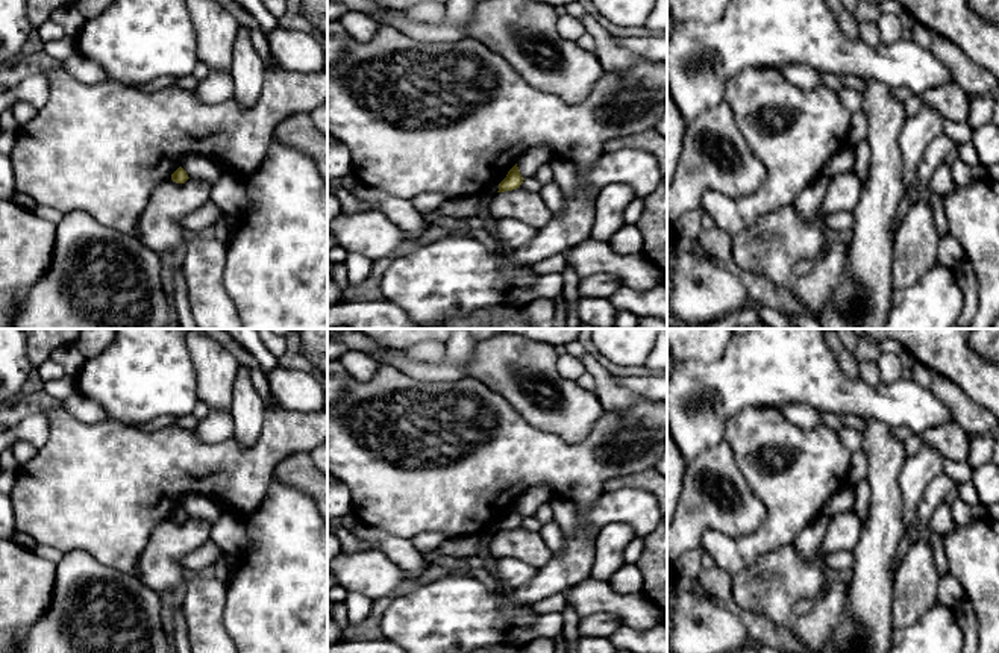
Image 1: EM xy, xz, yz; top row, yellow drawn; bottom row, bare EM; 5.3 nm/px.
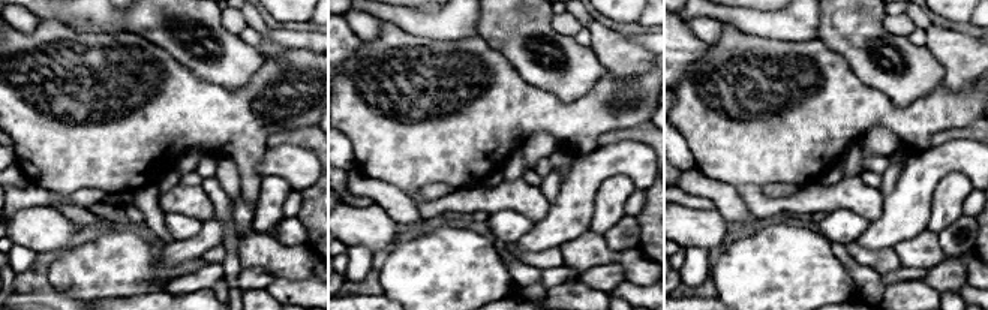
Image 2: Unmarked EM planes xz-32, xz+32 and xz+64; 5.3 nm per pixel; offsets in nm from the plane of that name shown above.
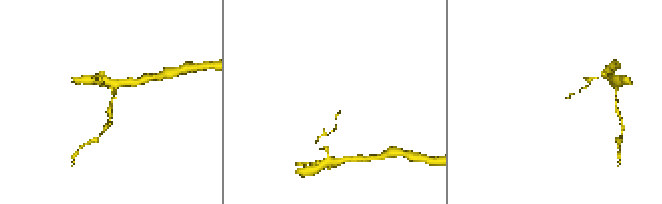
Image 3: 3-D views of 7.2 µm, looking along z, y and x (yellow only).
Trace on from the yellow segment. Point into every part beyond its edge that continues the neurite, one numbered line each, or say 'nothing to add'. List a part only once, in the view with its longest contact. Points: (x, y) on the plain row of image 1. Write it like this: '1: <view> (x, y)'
nothing to add

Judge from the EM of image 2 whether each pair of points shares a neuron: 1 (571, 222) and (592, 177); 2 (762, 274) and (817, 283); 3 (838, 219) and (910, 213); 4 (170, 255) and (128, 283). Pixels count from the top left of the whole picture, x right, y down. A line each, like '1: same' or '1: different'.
1: same
2: same
3: different
4: different

